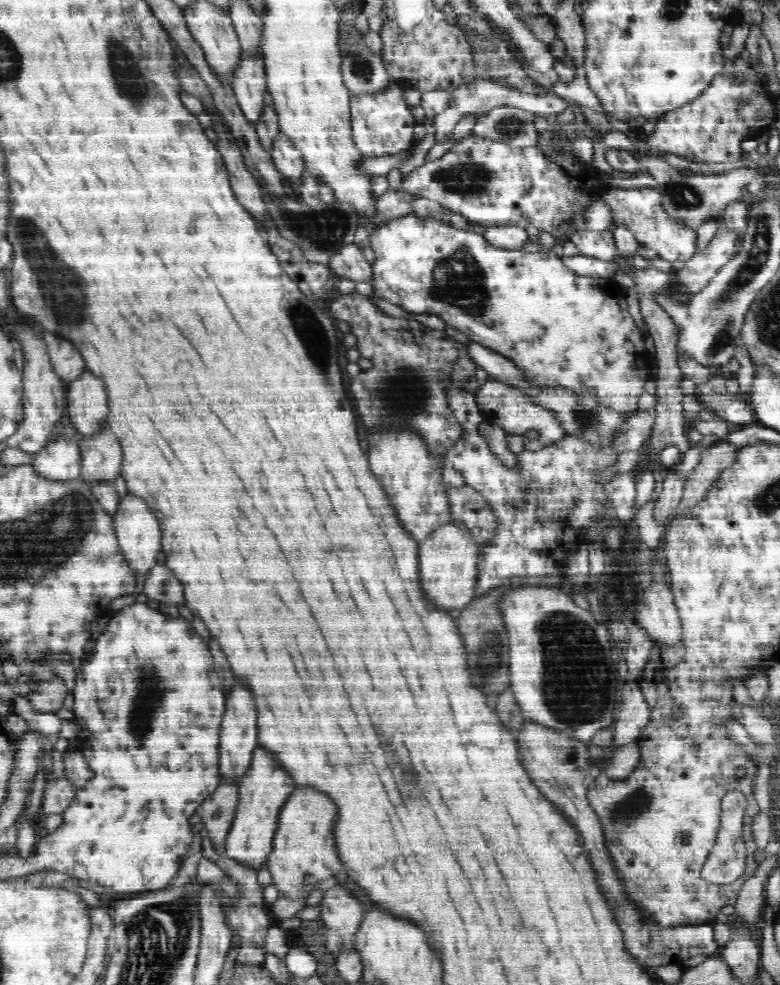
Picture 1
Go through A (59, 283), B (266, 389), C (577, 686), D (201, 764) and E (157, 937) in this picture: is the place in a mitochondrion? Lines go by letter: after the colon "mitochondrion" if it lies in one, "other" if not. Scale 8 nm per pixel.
A: mitochondrion
B: other
C: mitochondrion
D: other
E: mitochondrion

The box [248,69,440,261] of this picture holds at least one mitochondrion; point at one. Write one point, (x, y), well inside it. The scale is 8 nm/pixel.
(323, 229)

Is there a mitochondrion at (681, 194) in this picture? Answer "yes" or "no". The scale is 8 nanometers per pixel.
yes

